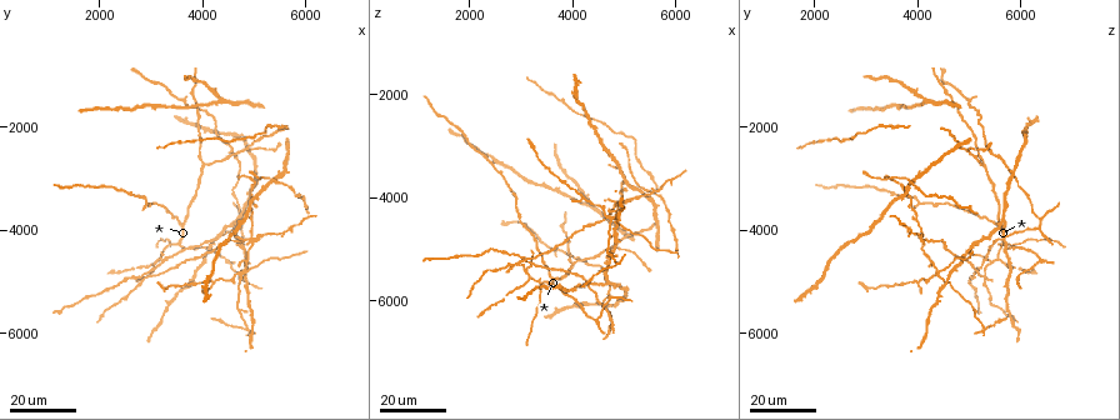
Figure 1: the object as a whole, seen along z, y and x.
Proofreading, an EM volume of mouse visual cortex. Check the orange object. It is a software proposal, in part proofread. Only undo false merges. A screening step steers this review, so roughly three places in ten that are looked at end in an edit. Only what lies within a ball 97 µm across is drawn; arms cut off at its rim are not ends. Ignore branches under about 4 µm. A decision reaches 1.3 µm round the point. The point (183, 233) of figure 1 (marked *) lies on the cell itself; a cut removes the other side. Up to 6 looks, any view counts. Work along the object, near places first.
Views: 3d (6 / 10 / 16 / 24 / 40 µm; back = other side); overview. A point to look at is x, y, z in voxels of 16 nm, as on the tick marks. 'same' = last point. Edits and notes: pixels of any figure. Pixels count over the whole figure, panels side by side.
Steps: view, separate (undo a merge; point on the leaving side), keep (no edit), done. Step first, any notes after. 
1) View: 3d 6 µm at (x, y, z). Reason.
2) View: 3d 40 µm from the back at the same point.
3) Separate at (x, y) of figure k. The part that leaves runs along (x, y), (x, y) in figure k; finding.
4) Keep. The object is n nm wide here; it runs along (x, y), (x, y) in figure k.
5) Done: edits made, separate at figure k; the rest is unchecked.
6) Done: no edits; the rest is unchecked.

View: 3d 24 µm at (2900, 4850, 5250).

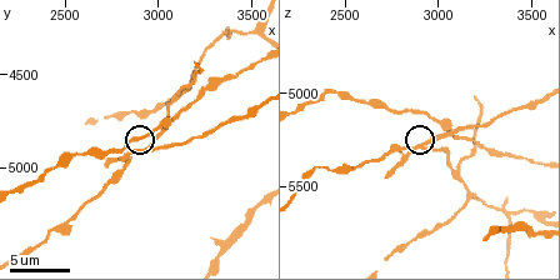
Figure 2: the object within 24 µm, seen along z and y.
View: 3d 10 µm at (2960, 4900, 5260). Zoom in.

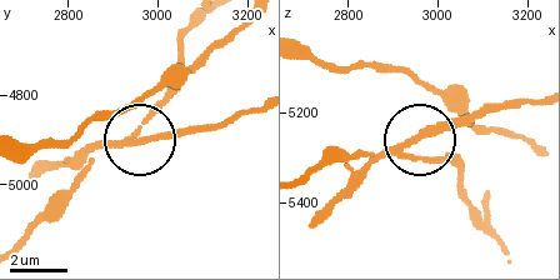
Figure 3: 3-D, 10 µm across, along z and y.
Separate at (154, 140) of figure 3. The side arm is 27 µm long; the part that leaves runs along (126, 143), (216, 128), (253, 114) in figure 3; two cells meet here.

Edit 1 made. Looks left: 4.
View: overview.

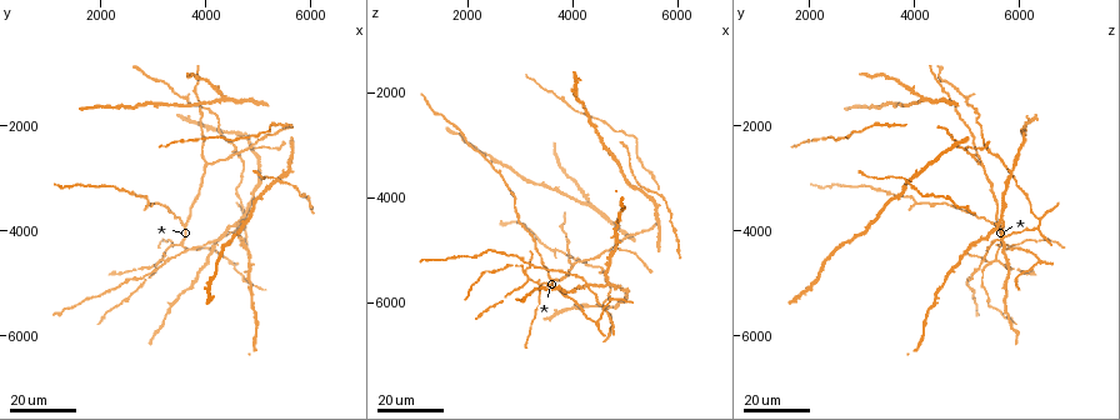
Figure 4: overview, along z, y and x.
View: 3d 24 µm at (5800, 3350, 4200). Calibre changes.

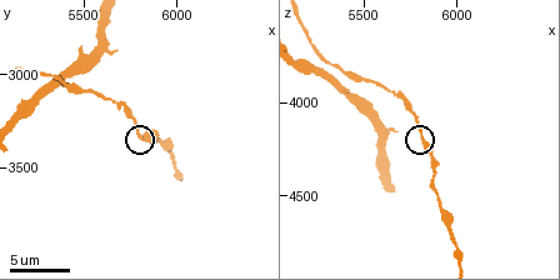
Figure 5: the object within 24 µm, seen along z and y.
View: 3d 10 µm at (5800, 3340, 4160).

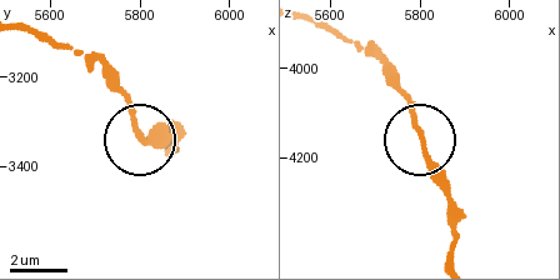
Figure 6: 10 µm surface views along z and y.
Keep. It runs along (26, 26), (99, 60), (141, 139), (181, 139) in figure 6; continuous, no second cell.

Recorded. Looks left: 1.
Done: edits made, separate at figure 3; the rest is unchecked.

